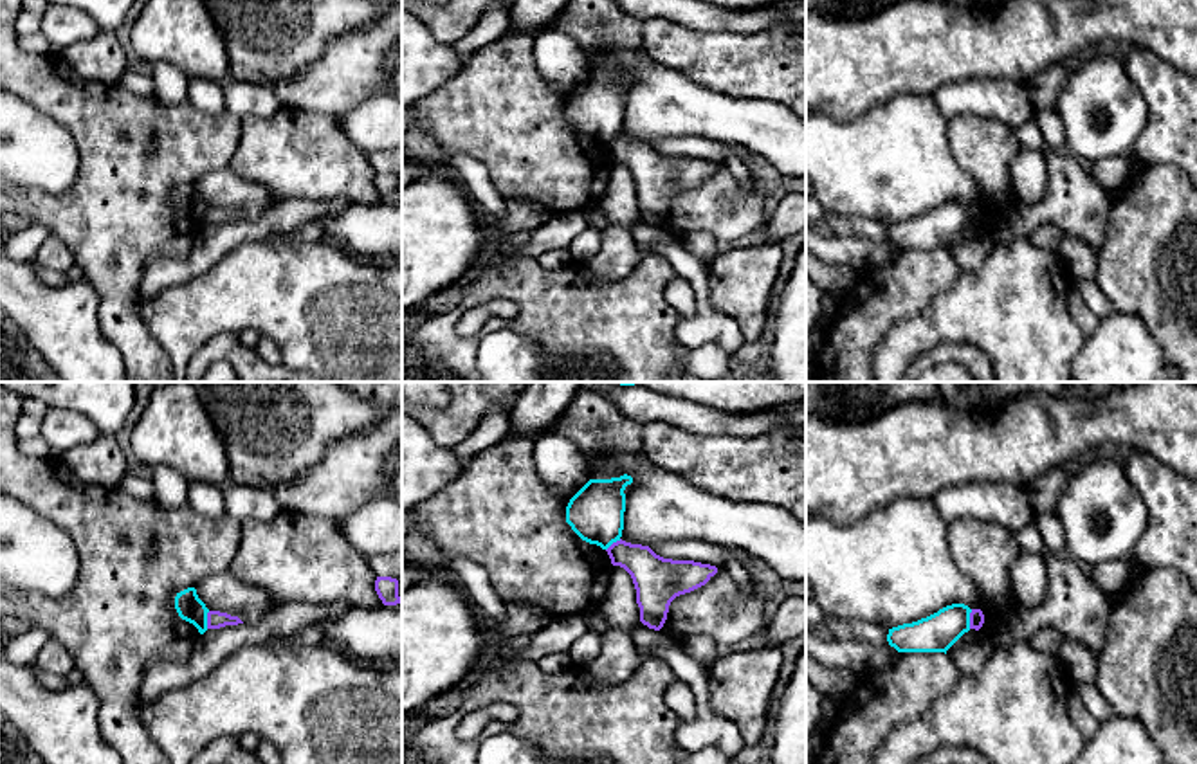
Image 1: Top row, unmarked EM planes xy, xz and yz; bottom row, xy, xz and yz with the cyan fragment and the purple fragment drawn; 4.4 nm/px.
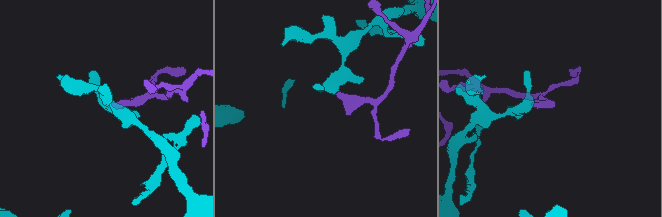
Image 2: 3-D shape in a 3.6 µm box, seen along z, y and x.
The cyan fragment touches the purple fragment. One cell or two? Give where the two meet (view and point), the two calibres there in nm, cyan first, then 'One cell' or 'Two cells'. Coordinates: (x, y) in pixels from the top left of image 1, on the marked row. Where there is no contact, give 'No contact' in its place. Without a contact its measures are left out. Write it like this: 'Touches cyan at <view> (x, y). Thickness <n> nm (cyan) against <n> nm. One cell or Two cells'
Touches cyan at yz (968, 618). Thickness 170 nm (cyan) against 60 nm. Two cells

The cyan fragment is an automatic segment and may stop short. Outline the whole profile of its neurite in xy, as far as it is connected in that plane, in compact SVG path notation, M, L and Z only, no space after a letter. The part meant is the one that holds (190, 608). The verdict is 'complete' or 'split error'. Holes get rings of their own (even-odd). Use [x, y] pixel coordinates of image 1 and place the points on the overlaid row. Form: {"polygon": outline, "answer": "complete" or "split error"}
{"polygon": "M187 587L175 596L175 609L178 616L189 623L193 623L200 634L207 631L207 613L209 609L198 598L195 587Z", "answer": "complete"}

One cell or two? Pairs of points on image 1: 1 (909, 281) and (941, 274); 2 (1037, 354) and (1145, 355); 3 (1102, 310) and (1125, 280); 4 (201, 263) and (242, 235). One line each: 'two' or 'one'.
1: one
2: two
3: two
4: one

